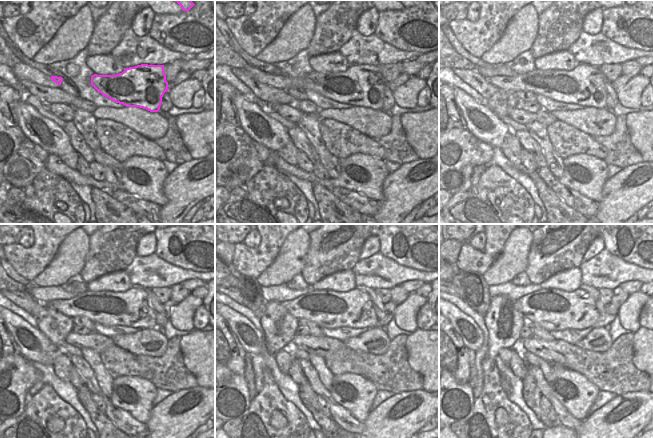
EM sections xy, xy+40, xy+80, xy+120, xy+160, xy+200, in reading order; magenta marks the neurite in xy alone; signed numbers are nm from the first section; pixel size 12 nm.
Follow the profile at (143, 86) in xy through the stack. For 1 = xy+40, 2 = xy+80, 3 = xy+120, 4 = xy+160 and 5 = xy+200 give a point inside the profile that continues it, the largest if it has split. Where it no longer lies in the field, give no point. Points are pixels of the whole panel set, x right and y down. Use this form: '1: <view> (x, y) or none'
1: xy+40 (363, 85)
2: xy+80 (585, 85)
3: xy+120 (130, 308)
4: xy+160 (329, 309)
5: xy+200 (554, 310)

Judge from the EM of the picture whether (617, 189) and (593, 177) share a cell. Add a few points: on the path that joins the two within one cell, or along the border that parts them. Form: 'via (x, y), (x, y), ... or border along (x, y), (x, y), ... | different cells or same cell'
border along (609, 178), (603, 186), (602, 198), (599, 203) | different cells

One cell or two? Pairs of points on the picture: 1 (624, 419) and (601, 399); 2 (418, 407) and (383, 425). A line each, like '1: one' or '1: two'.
1: two
2: one

